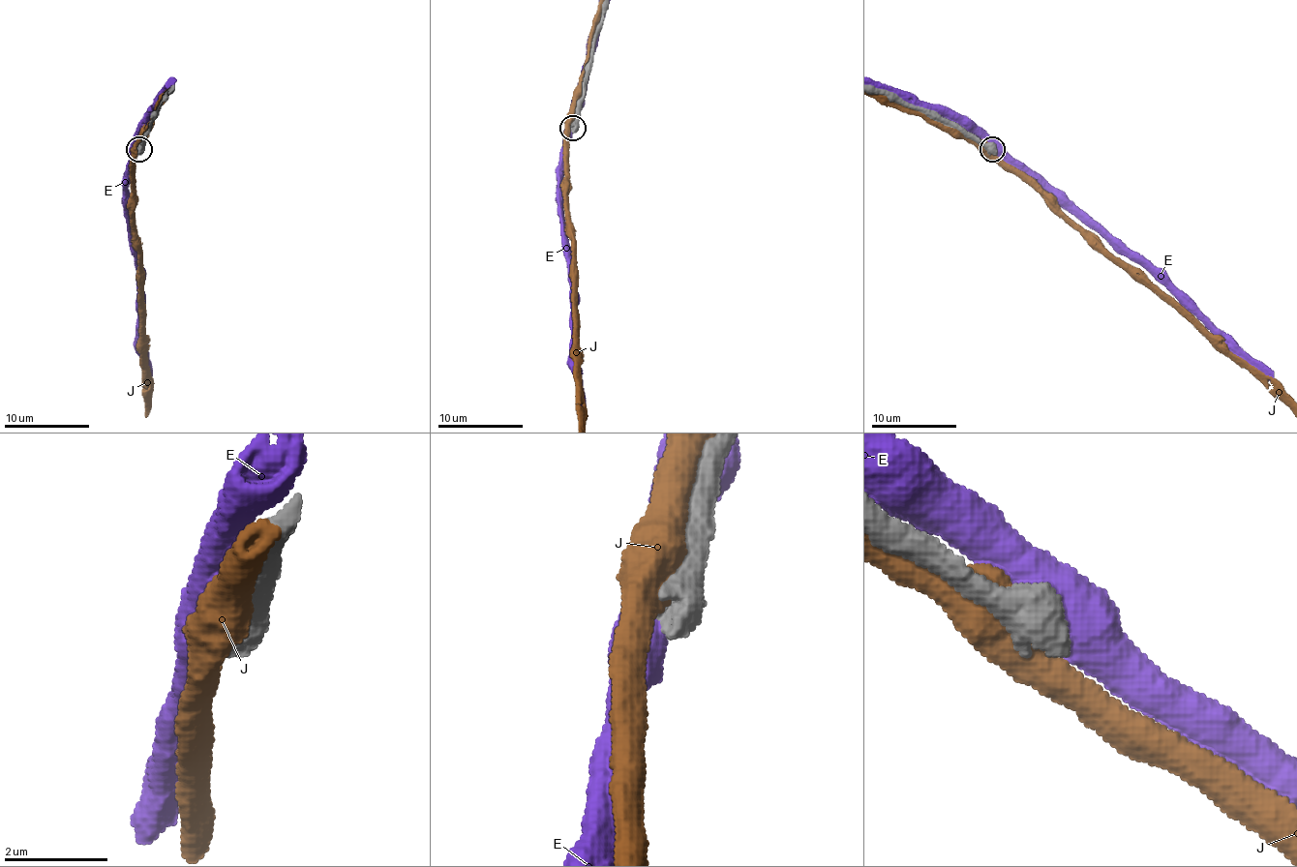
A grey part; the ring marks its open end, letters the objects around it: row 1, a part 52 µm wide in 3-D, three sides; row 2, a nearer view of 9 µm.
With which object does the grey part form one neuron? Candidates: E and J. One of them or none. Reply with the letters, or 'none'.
none

